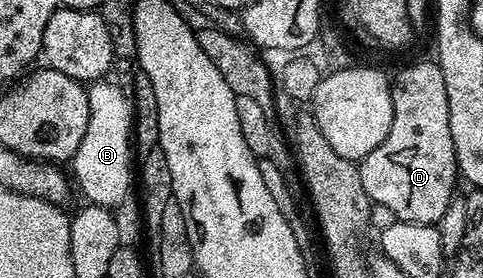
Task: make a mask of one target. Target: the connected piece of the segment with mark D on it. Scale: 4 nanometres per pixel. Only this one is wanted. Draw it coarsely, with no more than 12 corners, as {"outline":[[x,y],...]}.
{"outline":[[446,80],[392,82],[386,140],[359,163],[369,199],[439,224],[458,183]]}

